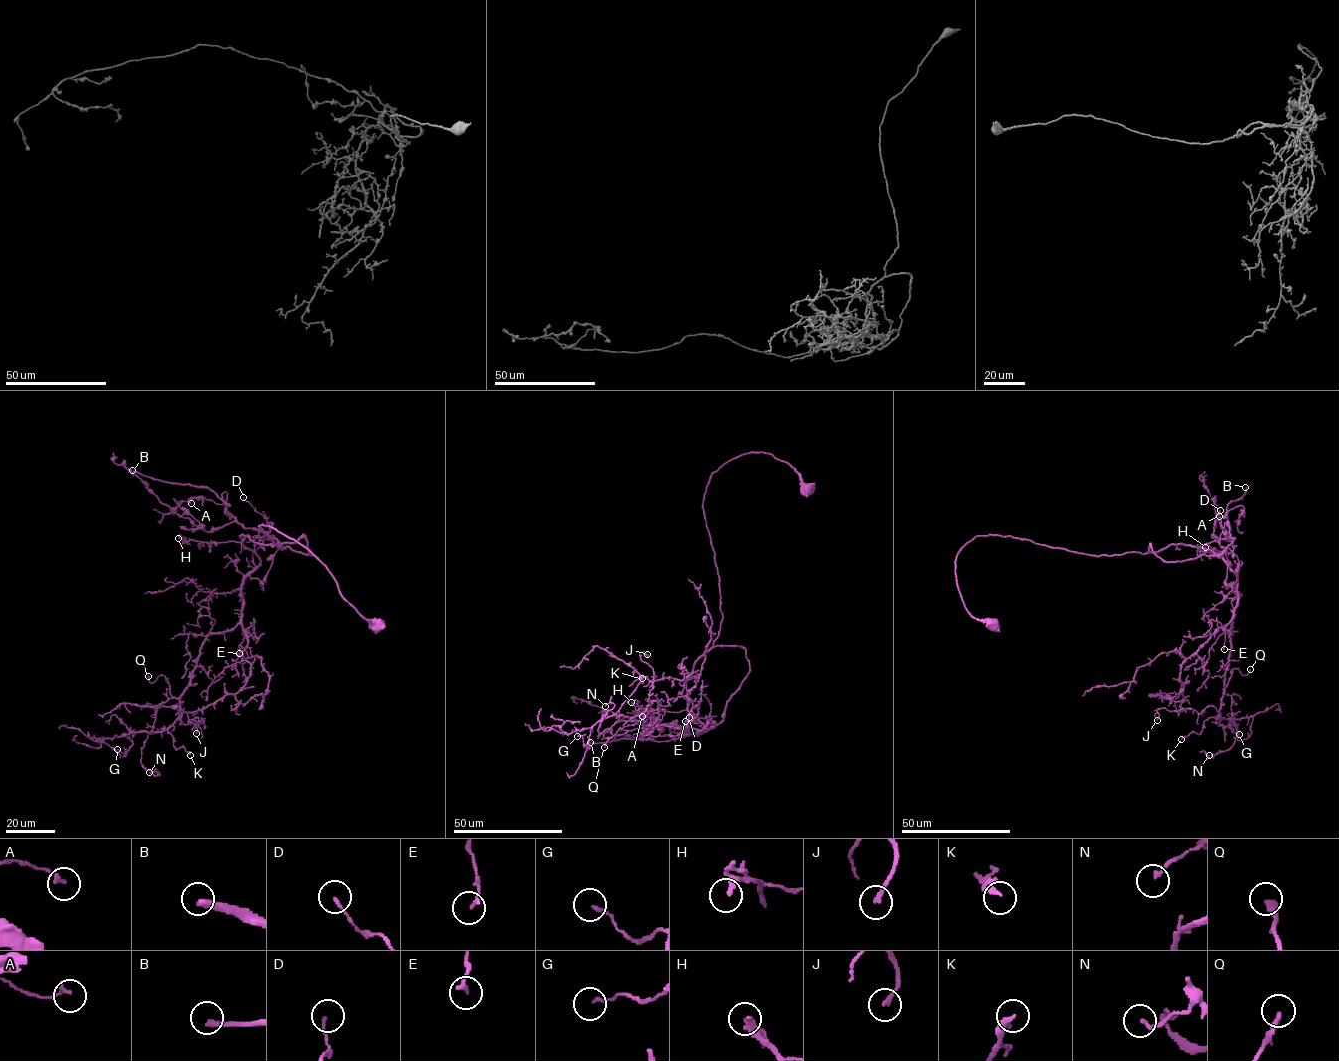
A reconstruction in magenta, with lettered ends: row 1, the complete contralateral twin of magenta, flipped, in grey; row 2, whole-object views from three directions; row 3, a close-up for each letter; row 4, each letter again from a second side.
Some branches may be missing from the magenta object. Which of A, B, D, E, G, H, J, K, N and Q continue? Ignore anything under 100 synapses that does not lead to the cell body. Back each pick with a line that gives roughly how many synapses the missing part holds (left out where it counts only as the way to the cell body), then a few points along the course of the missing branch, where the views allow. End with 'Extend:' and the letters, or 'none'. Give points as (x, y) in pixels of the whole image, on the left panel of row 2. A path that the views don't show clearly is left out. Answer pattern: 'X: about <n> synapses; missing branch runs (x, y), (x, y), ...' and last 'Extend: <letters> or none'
B: about 200 synapses
Extend: B

